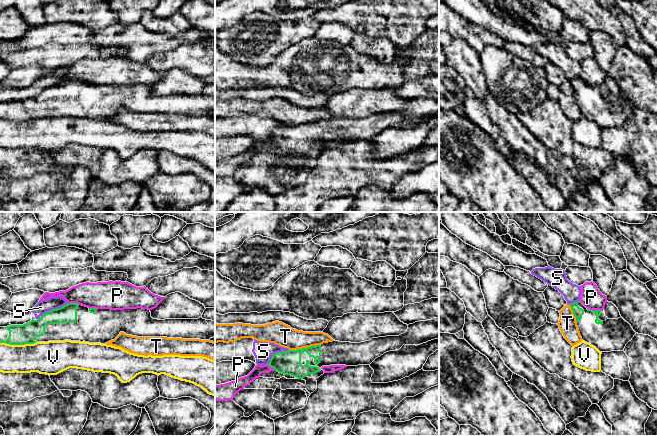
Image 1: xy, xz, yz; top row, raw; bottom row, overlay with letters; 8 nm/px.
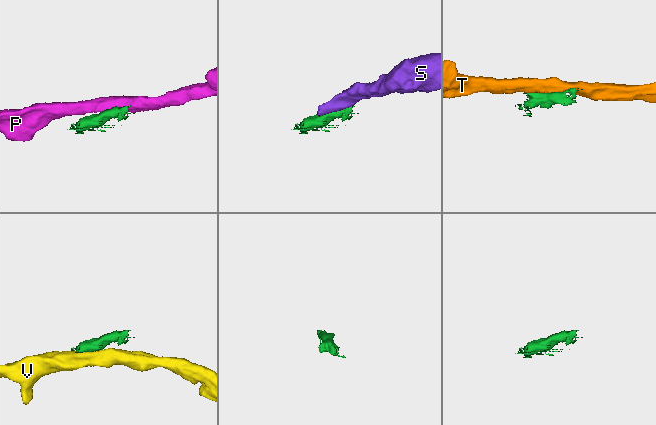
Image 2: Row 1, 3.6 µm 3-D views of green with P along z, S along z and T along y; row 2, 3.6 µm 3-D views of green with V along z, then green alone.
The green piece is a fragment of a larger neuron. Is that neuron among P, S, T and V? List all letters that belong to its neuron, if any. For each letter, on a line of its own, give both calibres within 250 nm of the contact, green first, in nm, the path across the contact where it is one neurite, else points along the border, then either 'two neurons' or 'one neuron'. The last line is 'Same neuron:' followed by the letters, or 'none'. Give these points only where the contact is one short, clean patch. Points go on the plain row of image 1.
P: calibres 60 and 170 nm; two neurons
S: calibres 140 and 100 nm; two neurons
T: calibres 190 and 180 nm; two neurons
V: calibres 160 and 260 nm; two neurons
Same neuron: none

